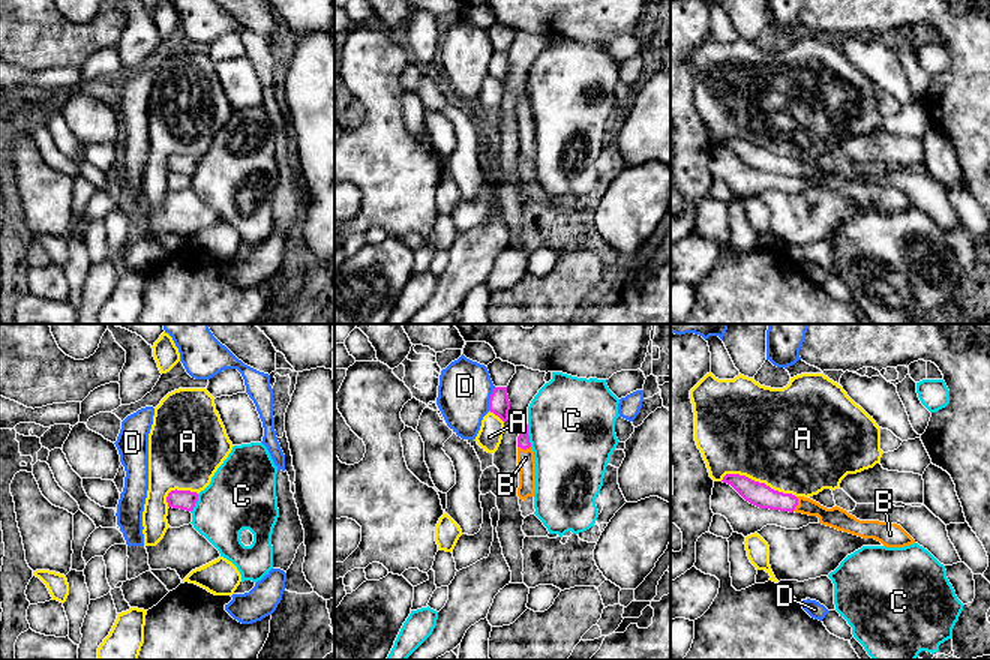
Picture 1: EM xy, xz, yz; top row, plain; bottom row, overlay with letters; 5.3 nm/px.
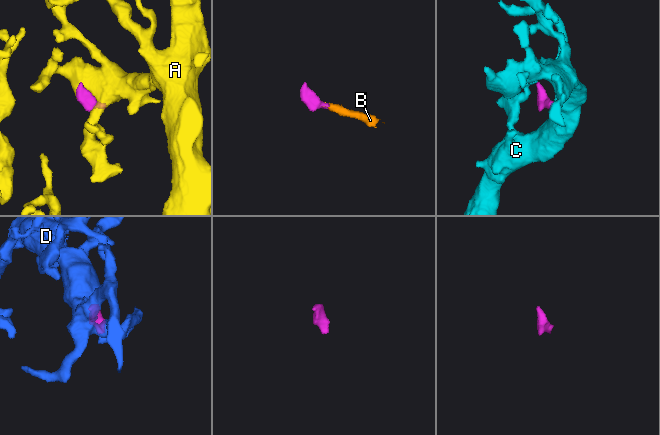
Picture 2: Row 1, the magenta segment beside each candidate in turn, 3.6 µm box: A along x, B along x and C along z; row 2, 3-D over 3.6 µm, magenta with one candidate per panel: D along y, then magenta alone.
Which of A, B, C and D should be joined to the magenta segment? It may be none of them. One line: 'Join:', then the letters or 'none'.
Join: B

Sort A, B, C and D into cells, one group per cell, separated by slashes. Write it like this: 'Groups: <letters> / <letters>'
Groups: A / B / C / D

